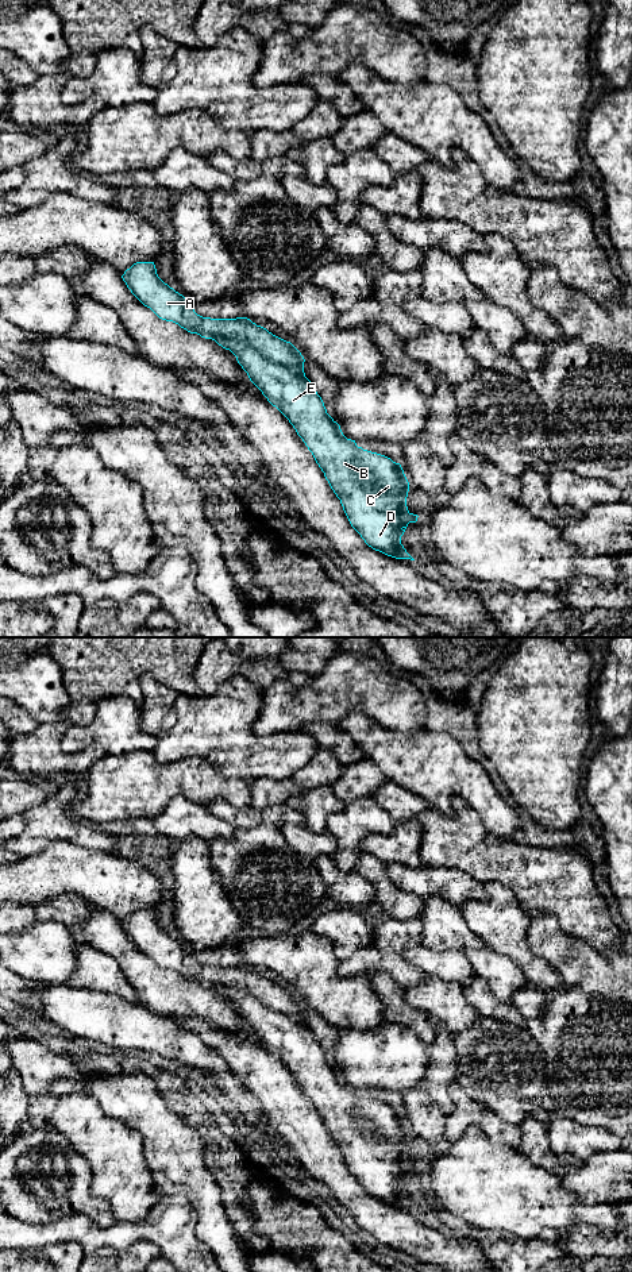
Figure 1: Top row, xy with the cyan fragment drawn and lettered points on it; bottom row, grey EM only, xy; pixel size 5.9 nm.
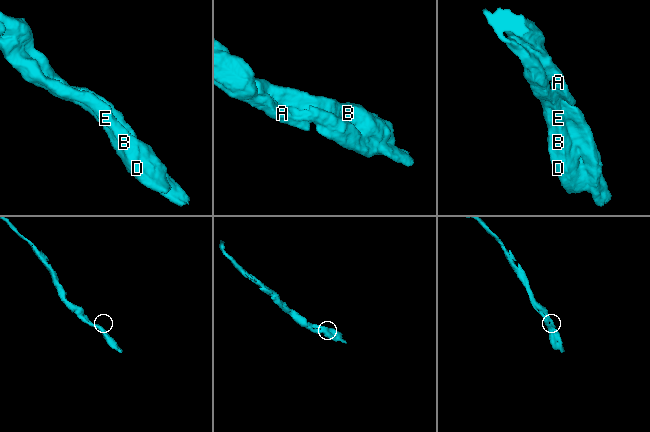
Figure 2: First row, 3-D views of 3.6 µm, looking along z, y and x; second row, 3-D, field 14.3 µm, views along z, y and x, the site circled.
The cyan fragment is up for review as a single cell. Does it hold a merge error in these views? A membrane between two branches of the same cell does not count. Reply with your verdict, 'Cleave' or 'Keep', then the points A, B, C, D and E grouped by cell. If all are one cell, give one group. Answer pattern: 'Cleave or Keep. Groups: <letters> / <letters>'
Cleave. Groups: A / B C D E

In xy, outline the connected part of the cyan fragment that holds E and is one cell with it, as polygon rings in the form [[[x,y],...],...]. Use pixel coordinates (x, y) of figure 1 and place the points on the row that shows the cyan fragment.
[[[216,336],[213,340],[236,356],[250,381],[293,425],[340,500],[351,527],[365,543],[388,556],[415,560],[401,544],[408,524],[416,523],[419,517],[408,510],[409,482],[401,465],[385,455],[363,450],[355,440],[347,439],[340,425],[327,413],[321,397],[307,377],[267,361],[246,343],[223,336]]]

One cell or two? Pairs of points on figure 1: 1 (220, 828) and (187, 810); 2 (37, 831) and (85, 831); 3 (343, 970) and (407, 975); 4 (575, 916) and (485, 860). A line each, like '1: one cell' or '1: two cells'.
1: one cell
2: one cell
3: one cell
4: one cell

